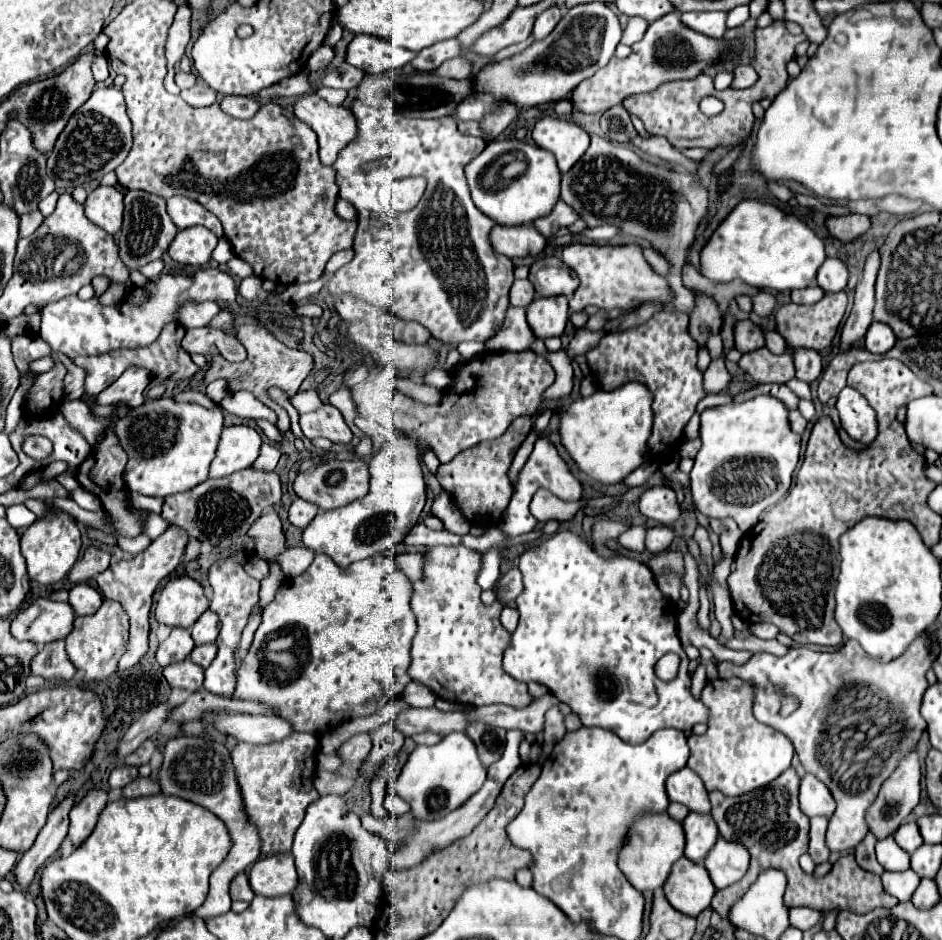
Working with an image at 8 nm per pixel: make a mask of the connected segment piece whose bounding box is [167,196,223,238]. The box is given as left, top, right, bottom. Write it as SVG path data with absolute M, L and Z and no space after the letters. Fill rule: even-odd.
M185 196L169 198L167 212L177 228L189 228L189 226L201 224L201 226L209 228L215 236L219 236L219 238L223 236L221 222L209 210L205 210L199 202L191 200L191 198L185 198Z

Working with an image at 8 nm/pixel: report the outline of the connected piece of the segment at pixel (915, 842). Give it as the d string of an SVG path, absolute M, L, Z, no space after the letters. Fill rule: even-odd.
M915 822L901 824L901 828L897 828L897 832L893 834L893 838L895 838L895 842L897 842L903 850L907 850L909 854L913 854L913 852L923 844L921 834L919 834L919 828L917 828Z

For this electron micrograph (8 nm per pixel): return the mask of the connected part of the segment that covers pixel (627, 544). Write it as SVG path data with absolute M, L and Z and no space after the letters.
M635 524L635 526L629 528L629 532L625 532L625 534L619 536L619 544L623 548L635 552L635 554L641 554L641 552L645 552L645 532L647 530L643 526Z

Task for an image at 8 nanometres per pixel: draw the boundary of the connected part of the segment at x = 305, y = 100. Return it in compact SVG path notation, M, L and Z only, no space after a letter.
M305 94L293 104L293 110L295 110L295 116L299 120L303 120L307 126L311 126L313 132L317 134L319 156L321 156L321 162L327 166L331 166L335 162L339 150L345 148L345 144L349 144L355 138L355 118L345 106L331 106L317 94Z

